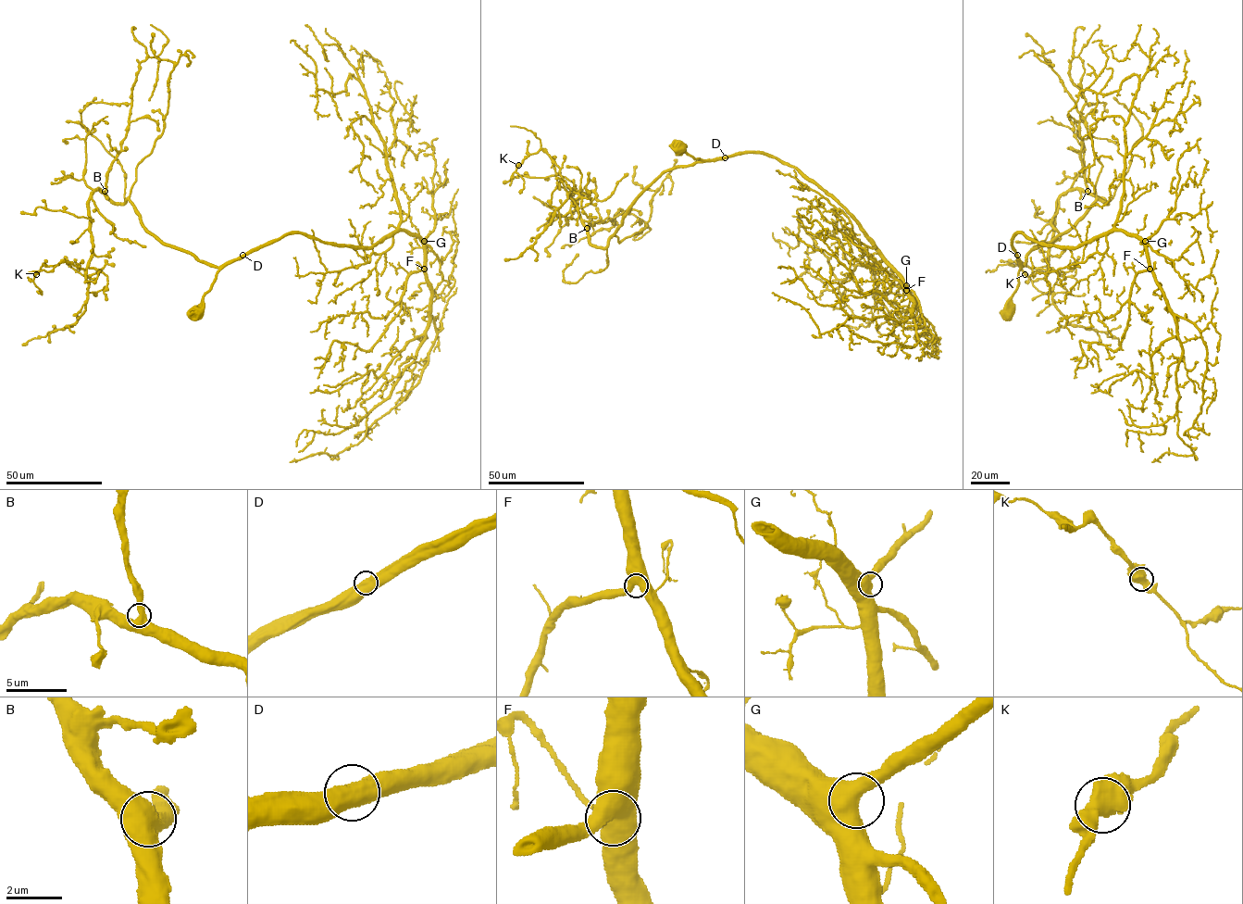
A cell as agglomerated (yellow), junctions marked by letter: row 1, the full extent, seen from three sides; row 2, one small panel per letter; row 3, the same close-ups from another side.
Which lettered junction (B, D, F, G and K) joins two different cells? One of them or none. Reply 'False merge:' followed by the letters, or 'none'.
False merge: none

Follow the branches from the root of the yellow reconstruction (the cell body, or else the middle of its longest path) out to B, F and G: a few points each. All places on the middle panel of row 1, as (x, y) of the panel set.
B: (679, 144), (681, 150), (702, 160), (664, 172), (625, 214), (622, 222), (604, 247), (590, 243), (587, 228)
F: (679, 144), (694, 158), (714, 160), (763, 152), (796, 167), (848, 211), (906, 290)
G: (679, 144), (694, 158), (714, 160), (763, 152), (796, 167), (848, 211), (906, 285)

